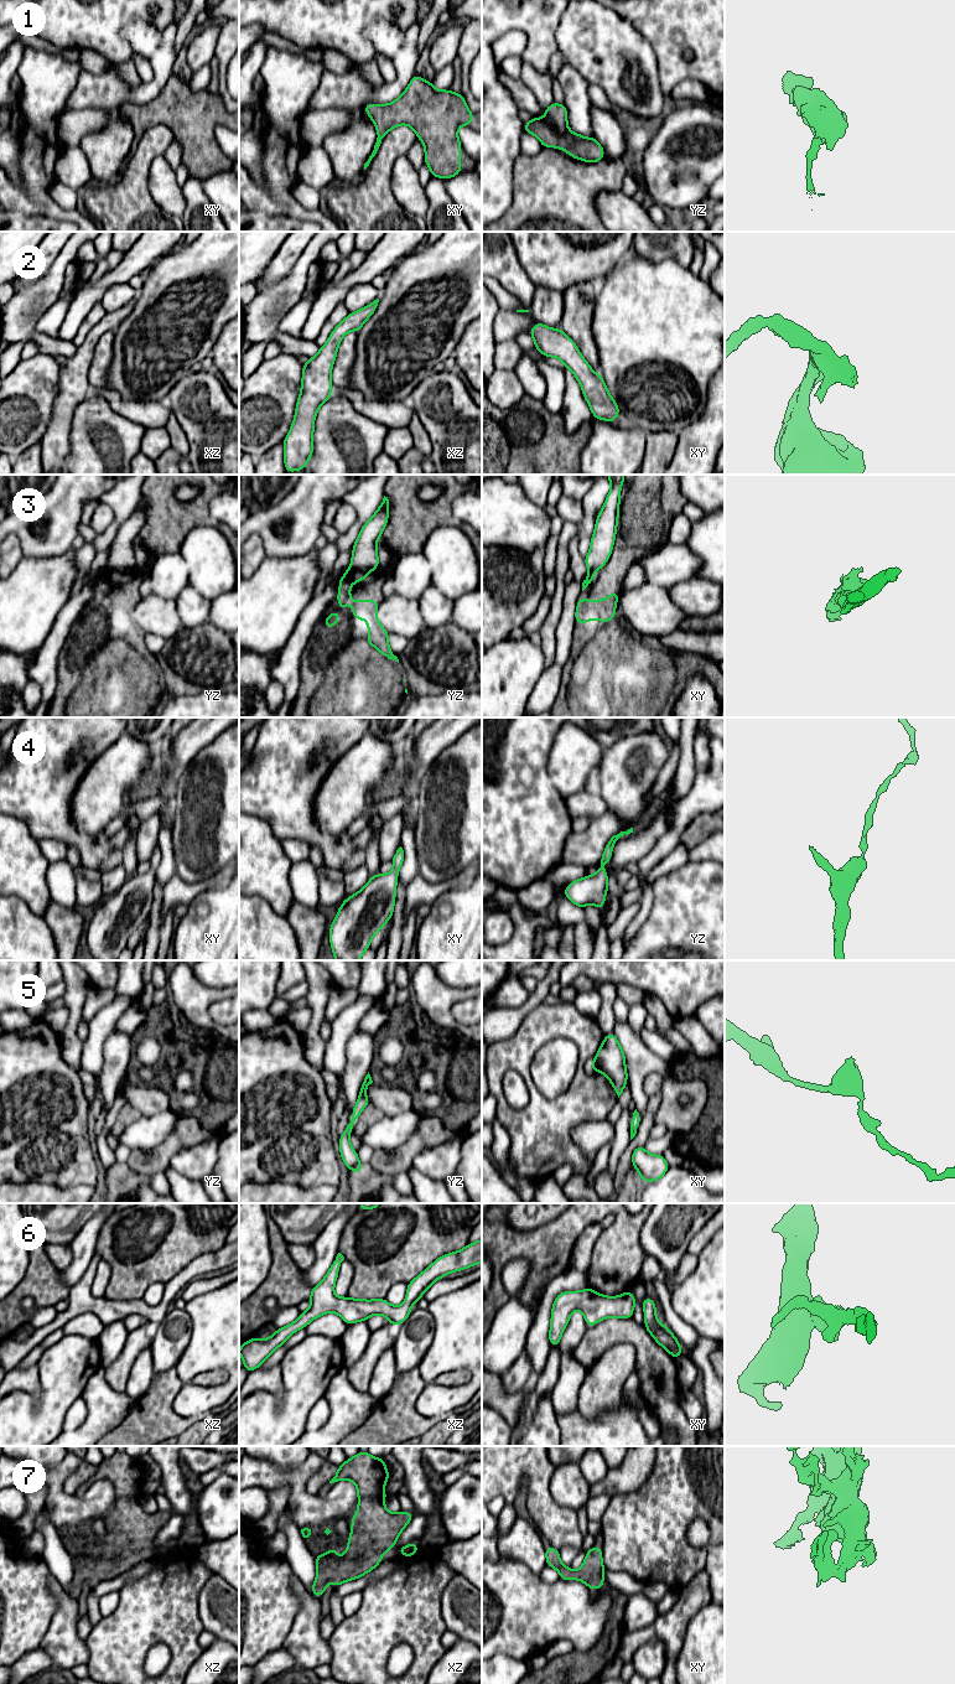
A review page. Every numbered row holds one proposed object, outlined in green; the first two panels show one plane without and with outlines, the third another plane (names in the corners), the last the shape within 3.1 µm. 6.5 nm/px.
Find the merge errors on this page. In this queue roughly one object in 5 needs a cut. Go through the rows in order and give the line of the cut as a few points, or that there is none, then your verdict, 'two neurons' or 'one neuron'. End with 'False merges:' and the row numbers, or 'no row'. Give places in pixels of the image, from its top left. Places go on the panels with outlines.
1: no cut | one neuron
2: no cut | one neuron
3: yz (351, 566), (363, 575) | two neurons
4: no cut | one neuron
5: no cut | one neuron
6: no cut | one neuron
7: no cut | one neuron
False merges: 3

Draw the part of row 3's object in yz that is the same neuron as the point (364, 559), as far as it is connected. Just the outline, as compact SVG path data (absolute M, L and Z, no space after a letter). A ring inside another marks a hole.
M384 496L374 515L362 527L353 545L351 568L364 575L379 566L377 540L382 537L389 518L389 499Z

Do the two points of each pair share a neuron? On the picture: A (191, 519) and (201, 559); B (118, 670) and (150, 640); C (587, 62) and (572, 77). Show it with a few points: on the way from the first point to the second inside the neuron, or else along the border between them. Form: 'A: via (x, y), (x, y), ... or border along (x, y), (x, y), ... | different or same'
A: border along (216, 526), (192, 528), (177, 550) | different
B: border along (145, 633), (145, 647), (154, 657) | different
C: border along (564, 58), (590, 82) | different

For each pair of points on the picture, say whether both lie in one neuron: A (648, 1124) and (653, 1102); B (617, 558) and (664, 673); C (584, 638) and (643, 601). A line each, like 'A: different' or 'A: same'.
A: same
B: same
C: different

